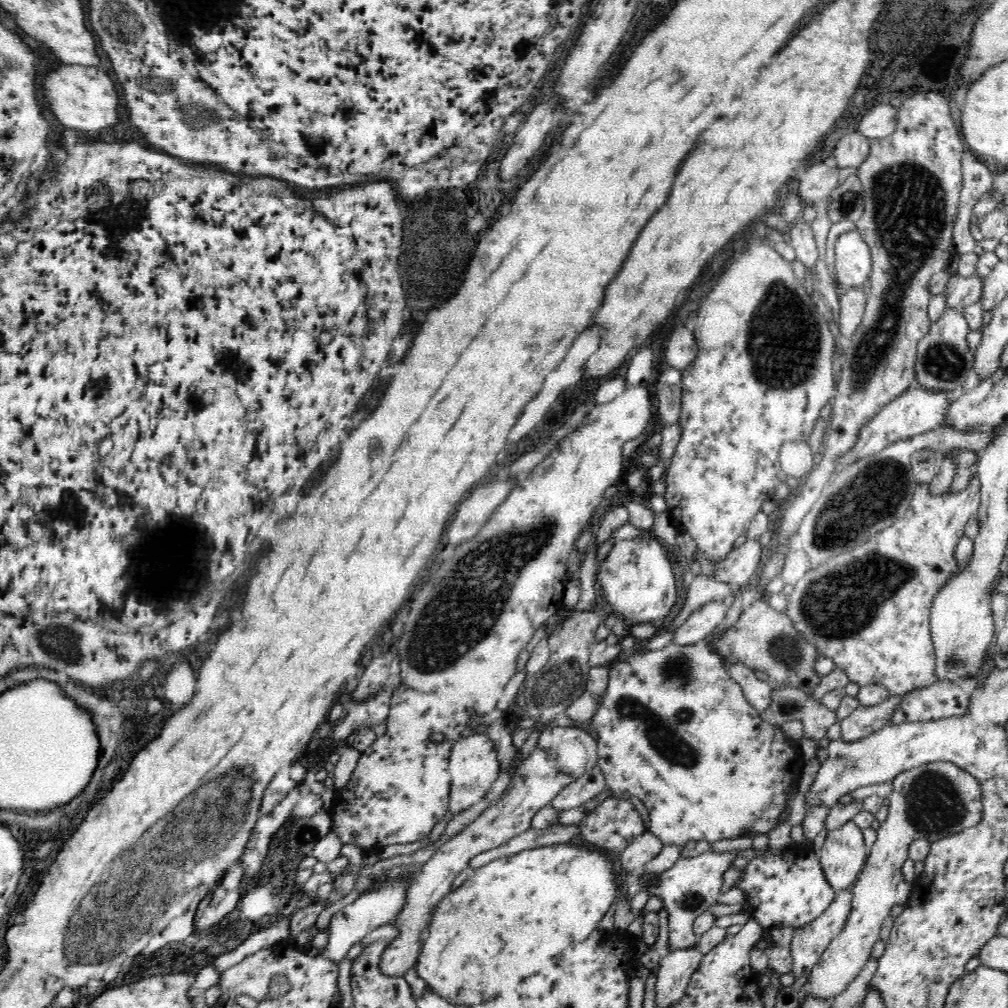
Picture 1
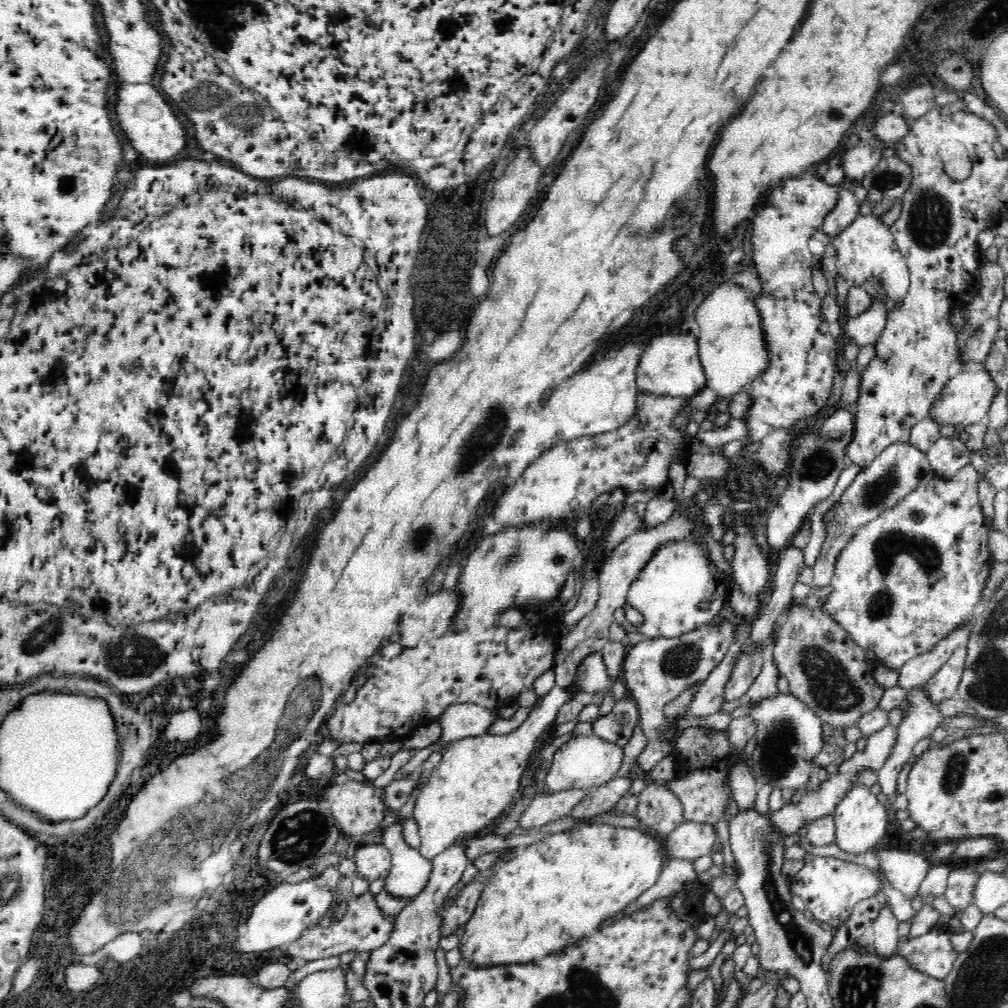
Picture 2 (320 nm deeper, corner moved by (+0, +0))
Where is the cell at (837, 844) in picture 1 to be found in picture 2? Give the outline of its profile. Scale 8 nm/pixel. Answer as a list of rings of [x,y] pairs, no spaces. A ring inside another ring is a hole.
[[[856,781],[840,800],[833,812],[835,822],[834,842],[844,852],[850,854],[860,854],[867,850],[875,850],[884,841],[886,836],[886,826],[889,824],[889,810],[878,800],[876,794],[870,792],[870,787]]]

